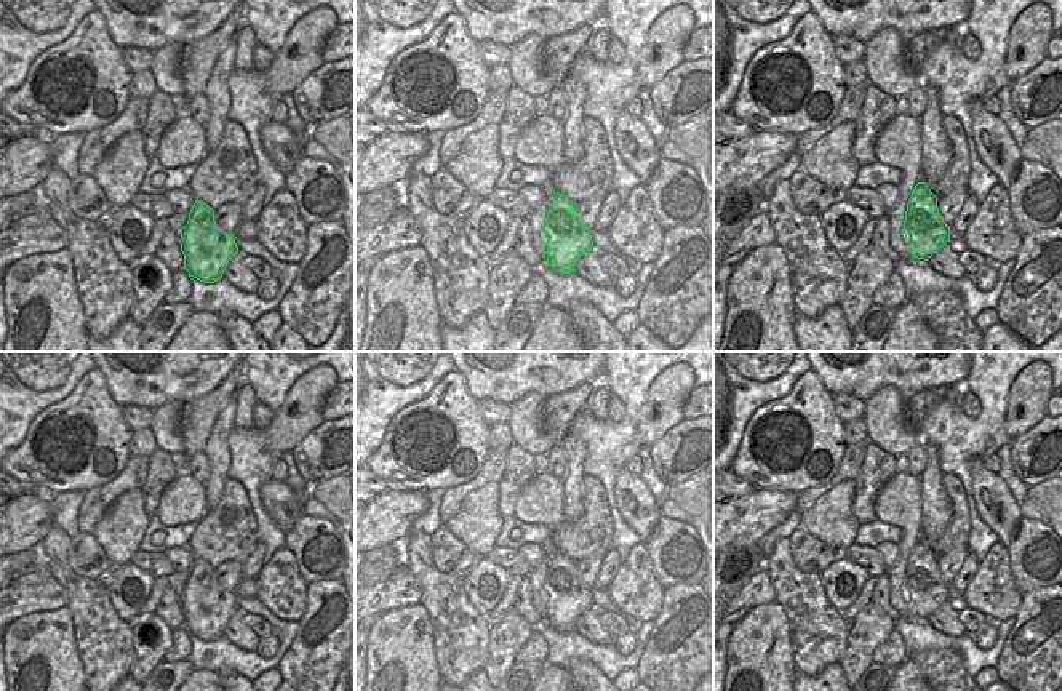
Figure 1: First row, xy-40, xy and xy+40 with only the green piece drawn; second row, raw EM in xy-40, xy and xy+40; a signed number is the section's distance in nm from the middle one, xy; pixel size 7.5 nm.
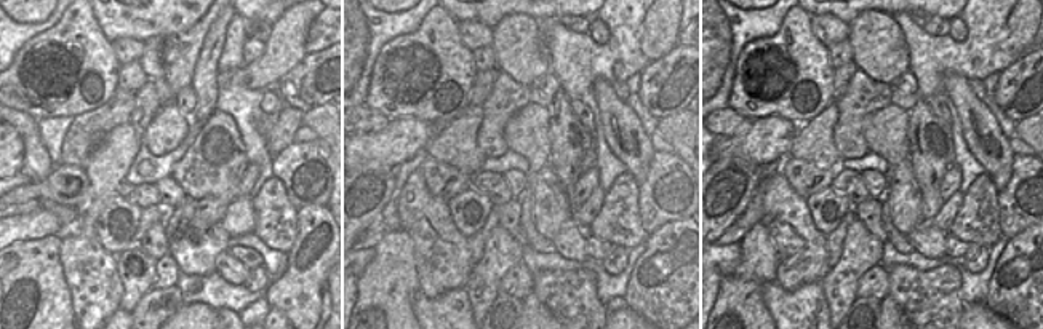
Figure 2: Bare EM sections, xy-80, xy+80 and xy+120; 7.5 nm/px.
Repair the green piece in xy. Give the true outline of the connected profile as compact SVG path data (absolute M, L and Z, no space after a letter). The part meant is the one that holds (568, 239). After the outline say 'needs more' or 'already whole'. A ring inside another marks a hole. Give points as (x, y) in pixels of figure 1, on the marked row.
M555 195L549 205L545 224L547 266L558 274L574 272L577 259L592 251L592 230L589 230L577 213L577 205L566 195Z; already whole

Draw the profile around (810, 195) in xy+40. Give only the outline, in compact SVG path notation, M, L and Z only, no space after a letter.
M801 168L790 176L790 195L800 213L816 216L820 216L838 198L833 190L811 178Z

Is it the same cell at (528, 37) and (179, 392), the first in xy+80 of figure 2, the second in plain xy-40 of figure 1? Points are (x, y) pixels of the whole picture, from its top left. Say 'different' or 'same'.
different

